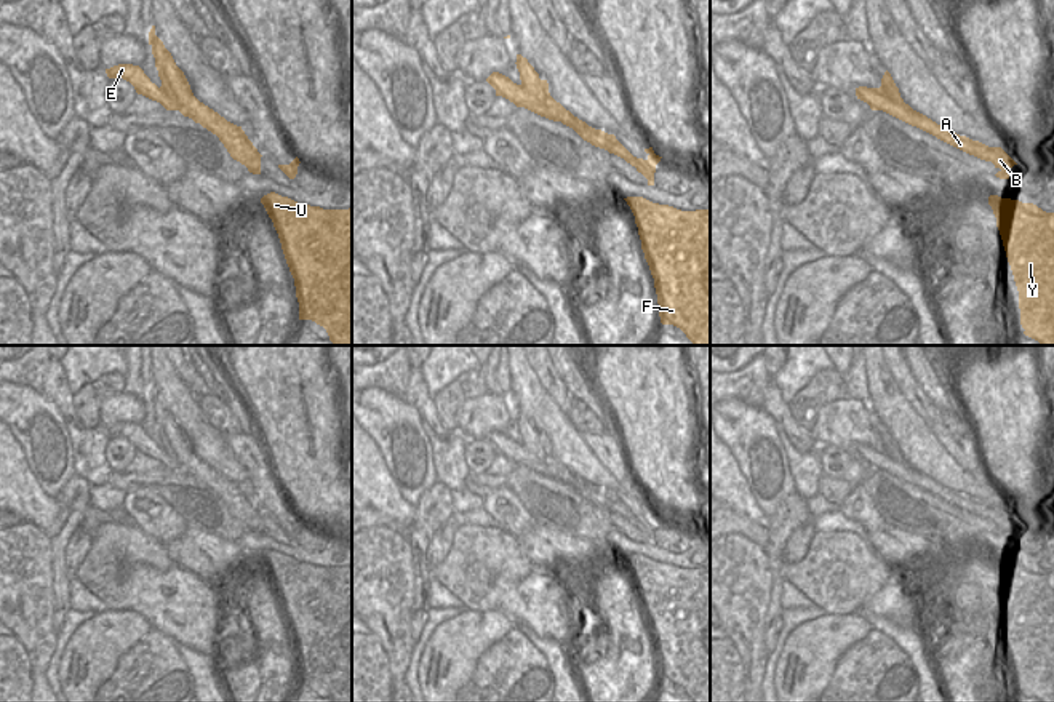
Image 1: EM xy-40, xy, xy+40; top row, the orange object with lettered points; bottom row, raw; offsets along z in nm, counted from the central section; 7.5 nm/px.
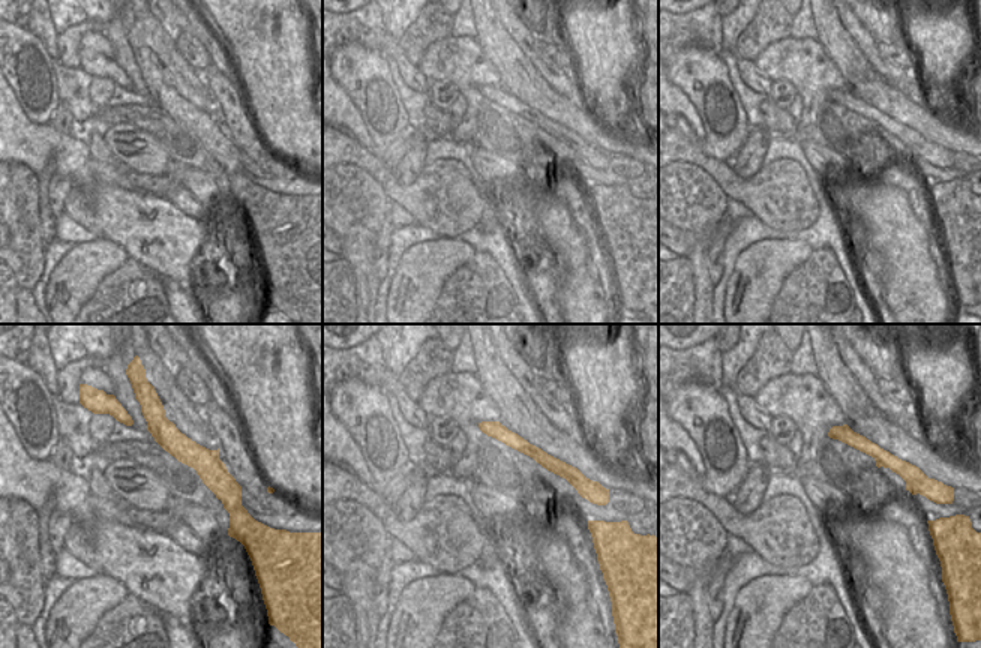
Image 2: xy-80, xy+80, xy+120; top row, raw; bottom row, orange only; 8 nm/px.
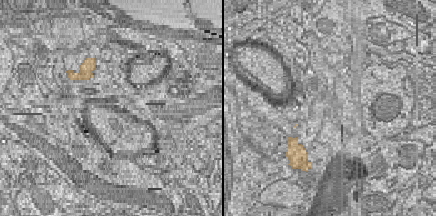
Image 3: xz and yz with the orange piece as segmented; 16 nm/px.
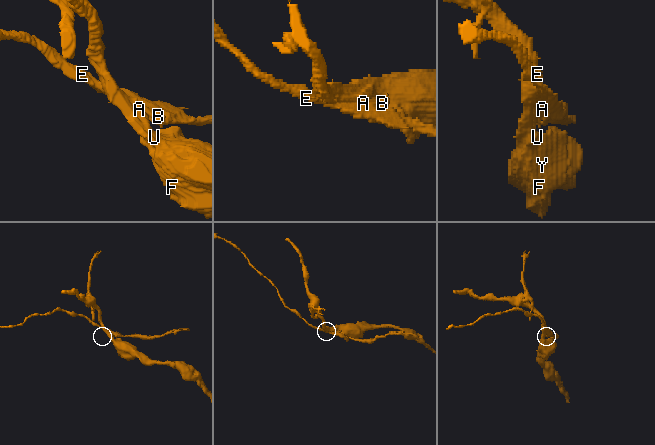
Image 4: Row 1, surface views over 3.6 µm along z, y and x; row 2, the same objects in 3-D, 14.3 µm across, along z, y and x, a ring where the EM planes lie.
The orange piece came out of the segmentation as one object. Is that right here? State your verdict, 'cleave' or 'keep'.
cleave

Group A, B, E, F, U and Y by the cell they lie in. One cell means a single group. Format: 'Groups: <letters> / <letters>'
Groups: A B E / F U Y.

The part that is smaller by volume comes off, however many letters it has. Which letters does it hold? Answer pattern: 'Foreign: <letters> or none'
Foreign: A, B, E

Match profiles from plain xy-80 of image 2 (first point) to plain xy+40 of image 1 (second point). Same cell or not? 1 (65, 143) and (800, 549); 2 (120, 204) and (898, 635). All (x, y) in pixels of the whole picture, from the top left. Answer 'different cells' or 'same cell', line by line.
1: different cells
2: different cells

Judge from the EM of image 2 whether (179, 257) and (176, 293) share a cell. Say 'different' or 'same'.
different

